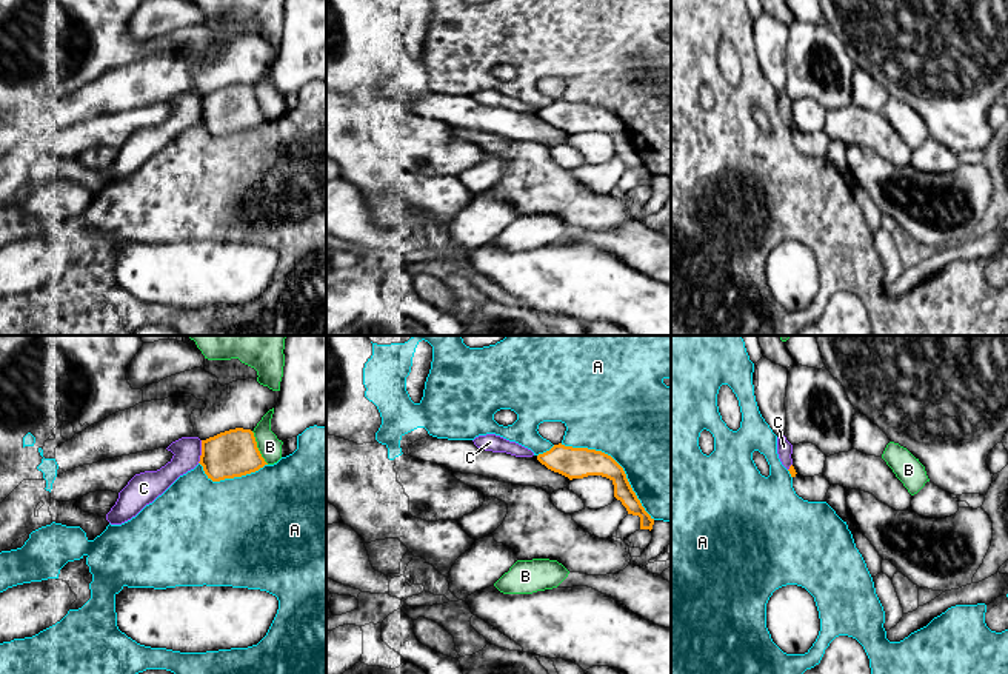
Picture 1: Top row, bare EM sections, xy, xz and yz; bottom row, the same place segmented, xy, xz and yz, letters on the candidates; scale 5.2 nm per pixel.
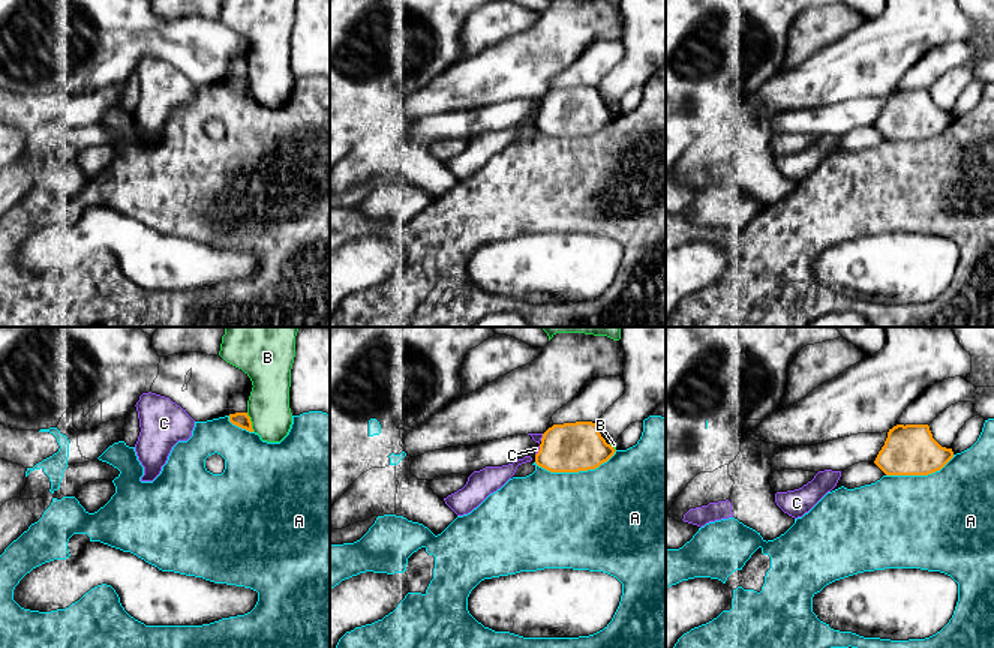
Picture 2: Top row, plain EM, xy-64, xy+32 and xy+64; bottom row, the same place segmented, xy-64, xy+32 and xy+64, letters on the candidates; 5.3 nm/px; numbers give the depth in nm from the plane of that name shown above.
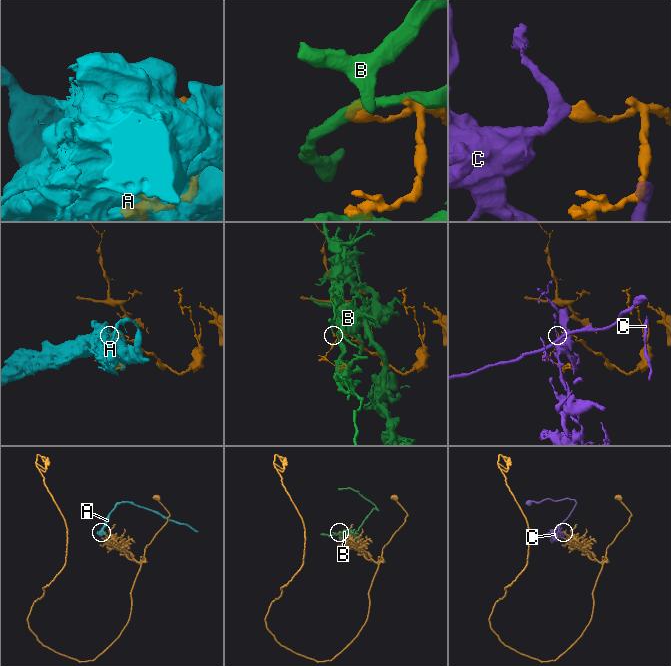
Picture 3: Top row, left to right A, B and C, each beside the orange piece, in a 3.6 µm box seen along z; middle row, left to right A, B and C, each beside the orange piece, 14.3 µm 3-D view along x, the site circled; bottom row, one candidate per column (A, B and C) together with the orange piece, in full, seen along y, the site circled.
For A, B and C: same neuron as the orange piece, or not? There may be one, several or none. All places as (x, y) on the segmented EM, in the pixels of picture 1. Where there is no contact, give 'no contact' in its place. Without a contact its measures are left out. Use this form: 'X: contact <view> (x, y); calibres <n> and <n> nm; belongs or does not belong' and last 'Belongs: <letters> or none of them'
A: contact xz (617, 463); calibres 160 and 500 nm; does not belong
B: contact xy (257, 448); calibres 240 and 120 nm; does not belong
C: contact xy (202, 451); calibres 240 and 150 nm; does not belong
Belongs: none of them

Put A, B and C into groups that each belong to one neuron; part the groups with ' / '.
A / B / C

